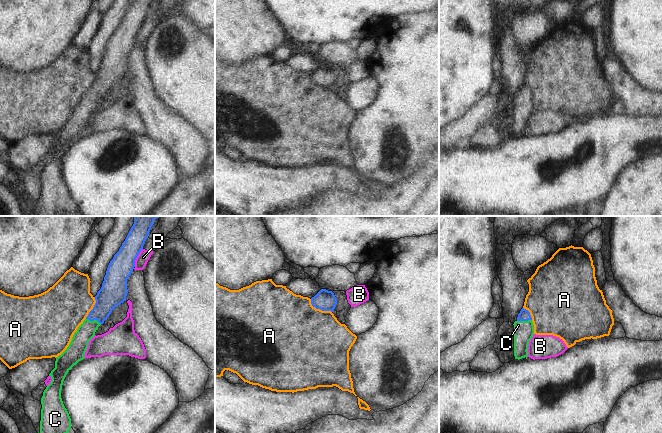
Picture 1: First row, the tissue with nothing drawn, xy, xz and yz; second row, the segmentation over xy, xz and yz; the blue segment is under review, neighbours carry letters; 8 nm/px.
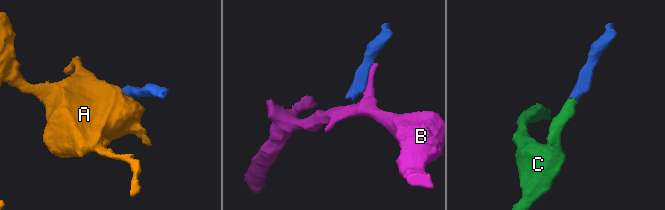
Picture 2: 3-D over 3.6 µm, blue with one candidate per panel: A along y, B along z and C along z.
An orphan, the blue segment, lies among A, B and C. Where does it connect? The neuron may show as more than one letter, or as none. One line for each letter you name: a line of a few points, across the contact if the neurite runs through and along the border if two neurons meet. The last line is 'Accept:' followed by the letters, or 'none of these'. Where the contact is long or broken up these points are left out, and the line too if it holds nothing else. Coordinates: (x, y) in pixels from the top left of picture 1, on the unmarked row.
C: xy (110, 71), (99, 90), (93, 96), (86, 107)
Accept: C

